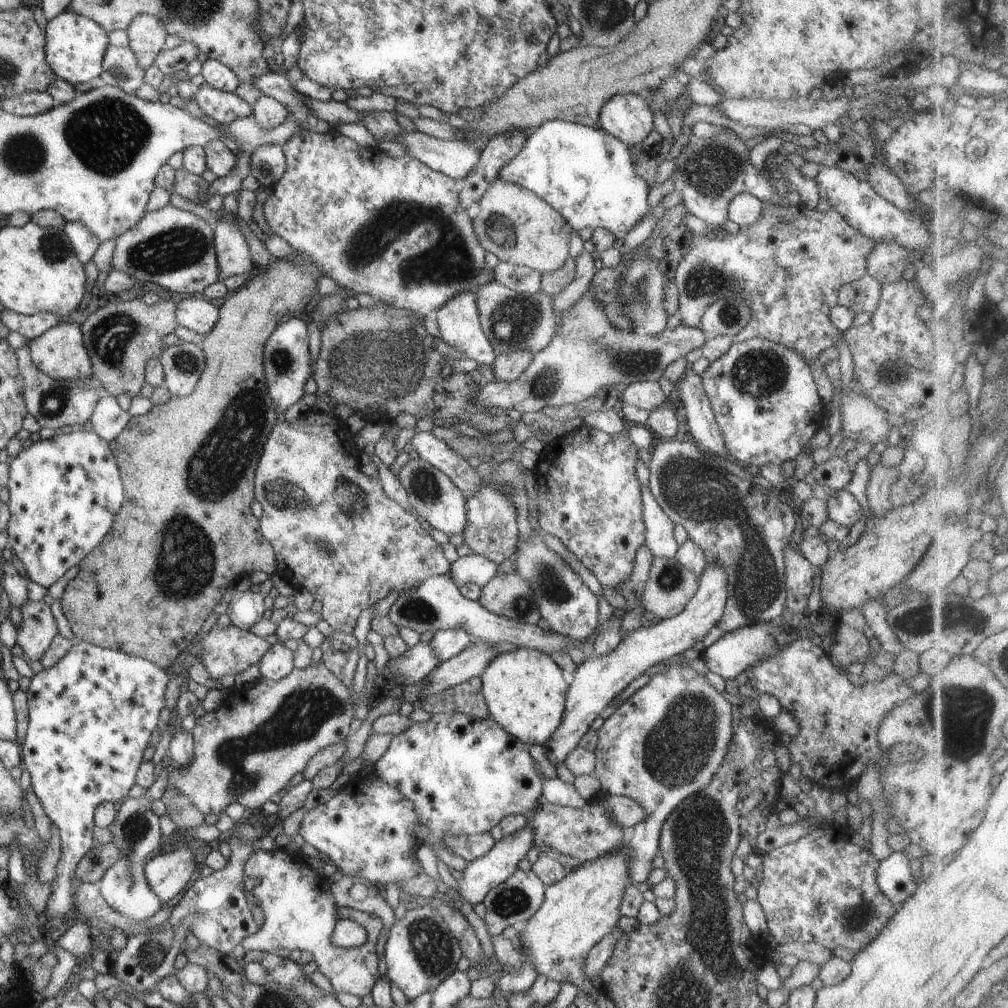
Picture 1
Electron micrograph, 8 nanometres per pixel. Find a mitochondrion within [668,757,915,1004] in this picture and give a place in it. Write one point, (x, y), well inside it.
(855, 917)

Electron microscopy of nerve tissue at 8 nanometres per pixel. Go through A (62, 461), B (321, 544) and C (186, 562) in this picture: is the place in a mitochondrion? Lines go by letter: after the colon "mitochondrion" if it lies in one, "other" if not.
A: other
B: mitochondrion
C: mitochondrion

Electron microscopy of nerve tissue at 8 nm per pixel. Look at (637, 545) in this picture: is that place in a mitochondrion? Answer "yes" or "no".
no

